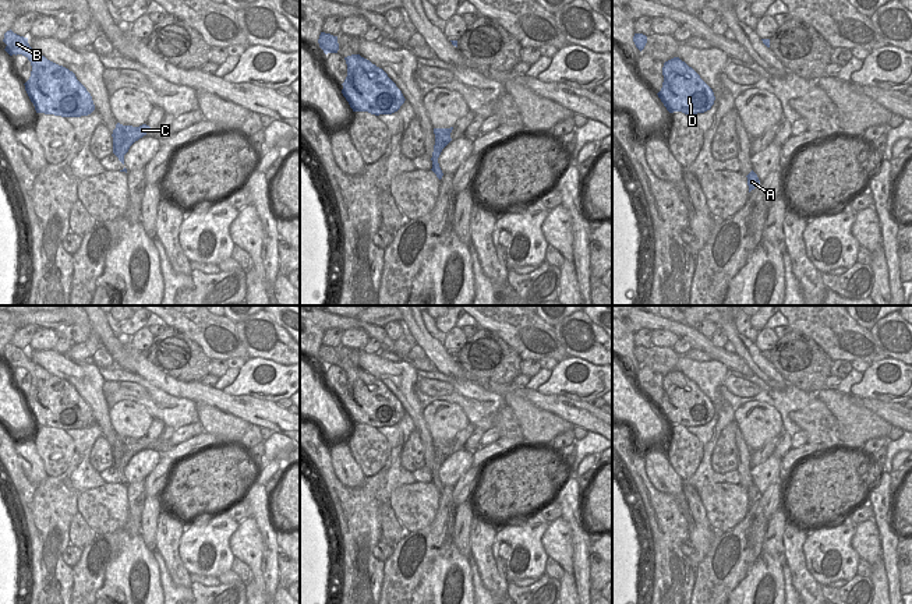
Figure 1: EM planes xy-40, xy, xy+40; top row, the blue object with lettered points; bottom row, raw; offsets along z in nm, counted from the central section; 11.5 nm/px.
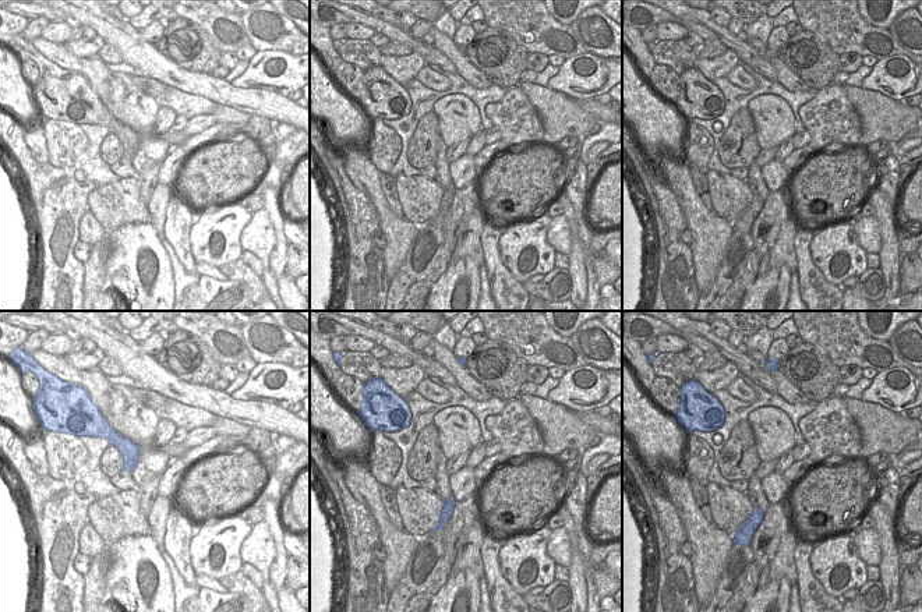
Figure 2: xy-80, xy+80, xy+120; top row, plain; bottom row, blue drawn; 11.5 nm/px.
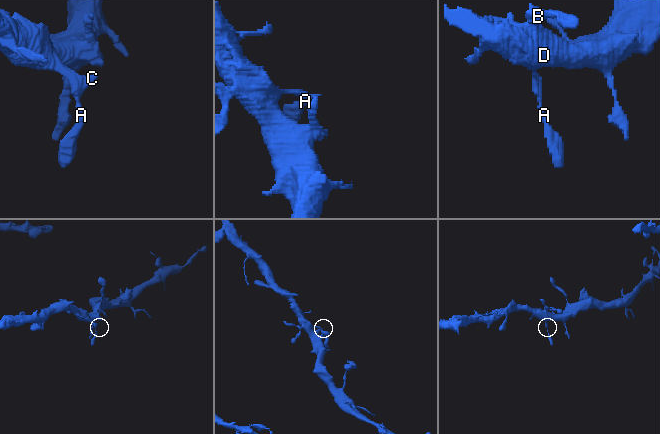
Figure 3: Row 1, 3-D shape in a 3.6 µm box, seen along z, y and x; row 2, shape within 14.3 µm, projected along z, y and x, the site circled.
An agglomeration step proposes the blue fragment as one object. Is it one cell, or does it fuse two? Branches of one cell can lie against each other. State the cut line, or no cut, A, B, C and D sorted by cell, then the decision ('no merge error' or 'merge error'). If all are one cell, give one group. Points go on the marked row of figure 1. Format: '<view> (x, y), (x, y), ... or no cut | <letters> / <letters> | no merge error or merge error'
no cut | A B C D | no merge error

